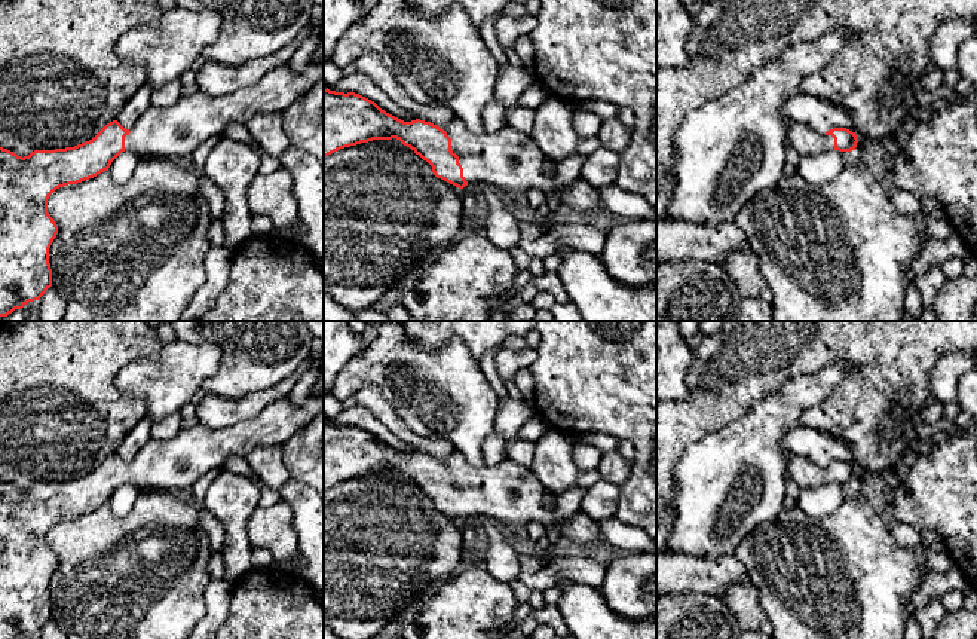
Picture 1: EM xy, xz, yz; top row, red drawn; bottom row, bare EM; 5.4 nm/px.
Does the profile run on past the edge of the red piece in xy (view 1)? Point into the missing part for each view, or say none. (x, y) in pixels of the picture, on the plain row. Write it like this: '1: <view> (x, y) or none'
1: xy (174, 465)

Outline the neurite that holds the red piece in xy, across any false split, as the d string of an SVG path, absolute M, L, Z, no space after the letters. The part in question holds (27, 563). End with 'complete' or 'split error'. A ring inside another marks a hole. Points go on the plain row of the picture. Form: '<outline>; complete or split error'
M312 391L301 406L281 397L269 403L255 418L223 429L211 429L199 424L190 429L181 429L172 440L150 440L131 464L113 453L89 474L65 481L34 483L24 490L0 480L0 639L24 639L28 635L40 633L46 623L52 620L49 581L56 571L58 559L48 545L48 532L56 522L82 516L108 504L111 495L125 483L134 483L141 490L160 490L189 498L192 486L209 470L223 468L229 456L246 458L257 447L282 447L322 410L324 391L319 394Z; split error

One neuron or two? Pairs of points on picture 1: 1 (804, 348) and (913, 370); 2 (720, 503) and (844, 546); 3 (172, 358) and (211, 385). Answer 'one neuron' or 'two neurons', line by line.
1: one neuron
2: two neurons
3: two neurons

